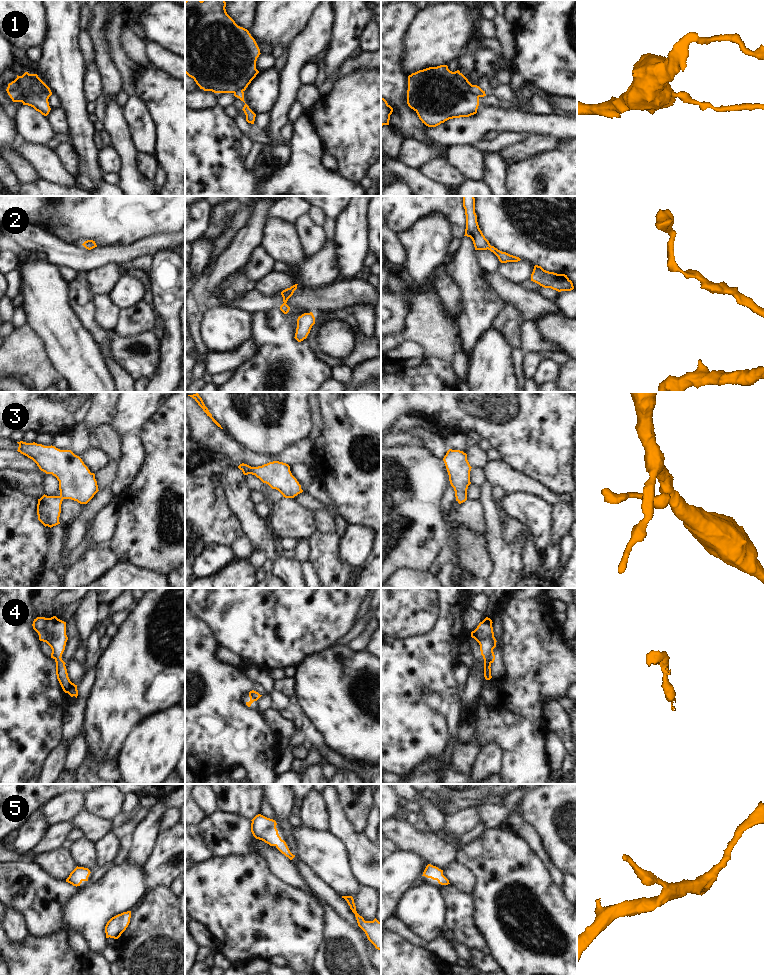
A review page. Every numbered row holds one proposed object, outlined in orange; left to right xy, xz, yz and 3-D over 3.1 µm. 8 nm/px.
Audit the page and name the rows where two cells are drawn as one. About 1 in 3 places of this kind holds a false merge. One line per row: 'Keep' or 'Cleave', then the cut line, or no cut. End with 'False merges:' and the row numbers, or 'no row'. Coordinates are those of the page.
1: Cleave. Split along yz (471, 85), (471, 91), (478, 97)
2: Keep. No split
3: Keep. No split
4: Keep. No split
5: Keep. No split
False merges: 1

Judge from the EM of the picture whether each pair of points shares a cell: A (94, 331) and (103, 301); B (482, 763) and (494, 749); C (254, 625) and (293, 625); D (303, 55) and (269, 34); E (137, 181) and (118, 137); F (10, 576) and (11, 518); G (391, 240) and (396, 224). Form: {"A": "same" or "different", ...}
{"A": "different", "B": "same", "C": "same", "D": "different", "E": "same", "F": "same", "G": "different"}

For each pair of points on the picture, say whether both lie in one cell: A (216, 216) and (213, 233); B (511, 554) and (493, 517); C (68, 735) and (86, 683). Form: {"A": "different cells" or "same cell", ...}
{"A": "different cells", "B": "same cell", "C": "same cell"}

